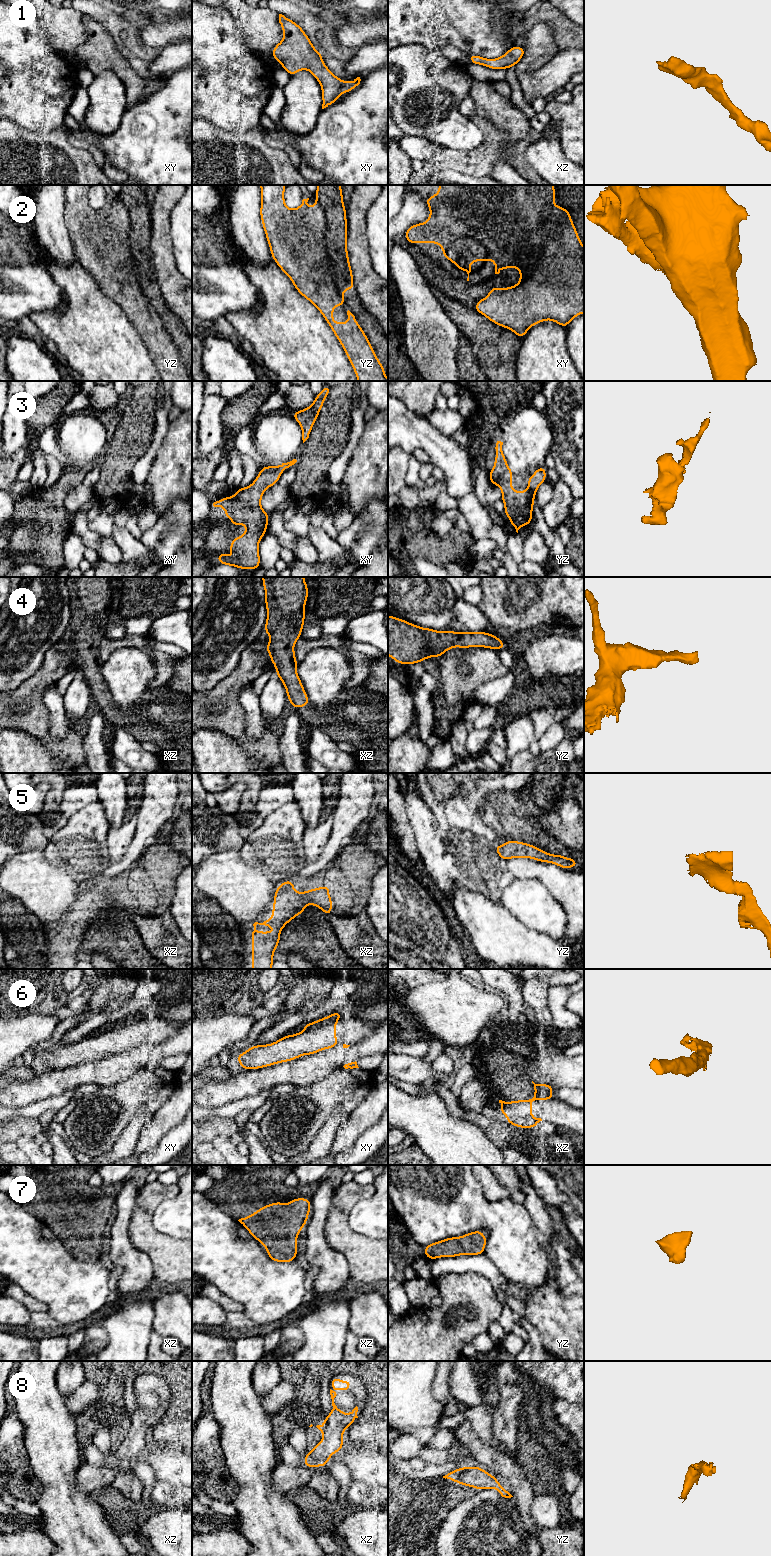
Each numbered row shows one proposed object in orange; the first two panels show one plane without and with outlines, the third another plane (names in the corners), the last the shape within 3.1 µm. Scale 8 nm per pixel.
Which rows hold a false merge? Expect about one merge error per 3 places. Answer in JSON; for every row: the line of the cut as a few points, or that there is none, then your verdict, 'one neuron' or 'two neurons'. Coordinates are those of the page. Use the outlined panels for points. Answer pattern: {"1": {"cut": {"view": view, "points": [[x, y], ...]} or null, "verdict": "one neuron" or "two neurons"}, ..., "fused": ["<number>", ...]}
{"1": {"cut": null, "verdict": "one neuron"}, "2": {"cut": {"view": "xy", "points": [[560, 206], [559, 232], [524, 239], [521, 280]]}, "verdict": "two neurons"}, "3": {"cut": null, "verdict": "one neuron"}, "4": {"cut": null, "verdict": "one neuron"}, "5": {"cut": null, "verdict": "one neuron"}, "6": {"cut": null, "verdict": "one neuron"}, "7": {"cut": null, "verdict": "one neuron"}, "8": {"cut": null, "verdict": "one neuron"}, "fused": ["2"]}

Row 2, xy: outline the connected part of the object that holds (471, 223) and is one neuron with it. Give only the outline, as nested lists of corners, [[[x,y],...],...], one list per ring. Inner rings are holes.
[[[439,185],[439,191],[432,197],[426,197],[426,203],[430,208],[430,217],[424,223],[411,225],[404,234],[404,237],[408,242],[413,245],[414,243],[437,243],[443,248],[443,258],[450,259],[460,271],[466,271],[468,274],[467,281],[469,281],[469,273],[471,272],[472,261],[494,261],[495,262],[495,274],[499,274],[502,269],[505,268],[518,268],[520,270],[519,278],[521,280],[528,276],[525,270],[524,260],[528,259],[531,253],[530,248],[526,245],[524,239],[531,230],[536,230],[538,236],[542,241],[547,239],[547,234],[552,230],[554,232],[561,233],[563,227],[560,224],[562,220],[562,210],[560,206],[554,207],[550,212],[545,209],[548,205],[555,202],[555,188],[553,185]]]

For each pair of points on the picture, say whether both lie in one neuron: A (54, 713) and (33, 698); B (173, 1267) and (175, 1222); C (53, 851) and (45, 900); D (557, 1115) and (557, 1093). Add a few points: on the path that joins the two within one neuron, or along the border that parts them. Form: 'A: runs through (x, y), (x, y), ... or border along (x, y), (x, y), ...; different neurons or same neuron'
A: border along (56, 683), (44, 690), (42, 703); different neurons
B: border along (153, 1226), (161, 1232), (181, 1239); different neurons
C: border along (44, 854), (53, 863); different neurons
D: border along (554, 1099), (563, 1101), (573, 1107); different neurons

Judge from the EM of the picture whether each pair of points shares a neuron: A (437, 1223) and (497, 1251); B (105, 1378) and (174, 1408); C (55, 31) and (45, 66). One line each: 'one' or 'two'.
A: one
B: one
C: two

